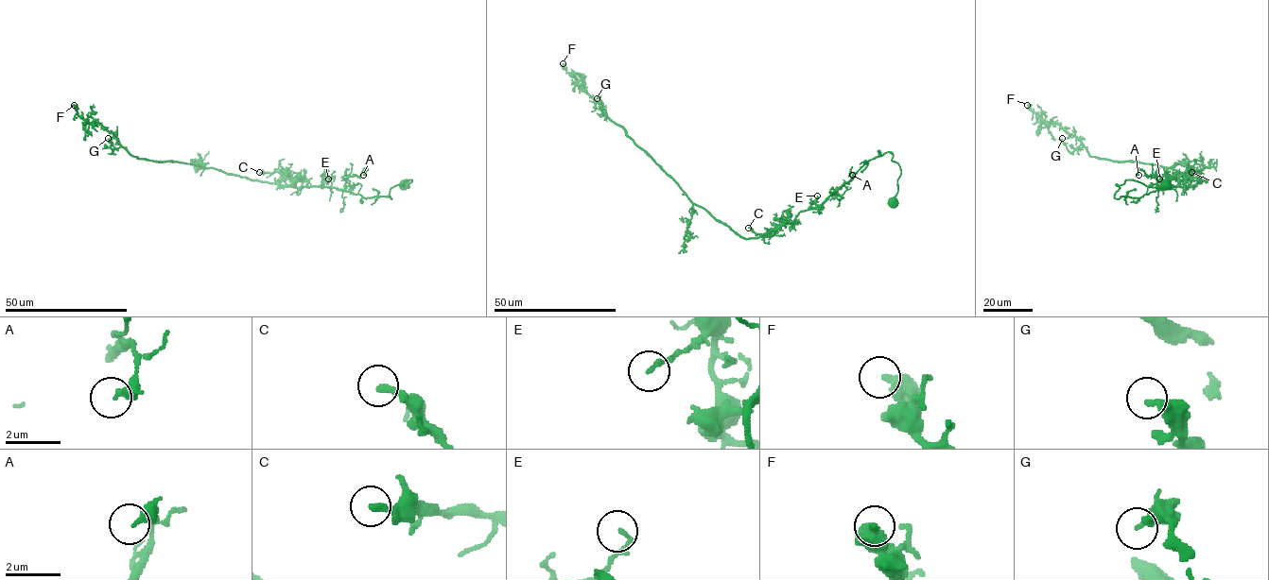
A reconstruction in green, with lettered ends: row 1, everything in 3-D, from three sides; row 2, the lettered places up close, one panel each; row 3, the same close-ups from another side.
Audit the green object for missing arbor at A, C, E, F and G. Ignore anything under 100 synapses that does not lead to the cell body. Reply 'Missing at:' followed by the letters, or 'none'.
Missing at: none

